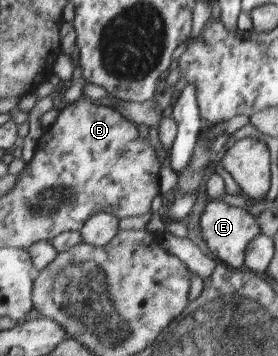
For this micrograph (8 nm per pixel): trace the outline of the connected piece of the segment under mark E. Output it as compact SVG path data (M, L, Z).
M221 200L208 201L200 215L199 226L202 239L205 241L209 252L217 260L221 260L223 264L230 264L233 268L239 268L243 265L245 250L249 246L250 240L259 234L256 220L248 211L230 206Z

